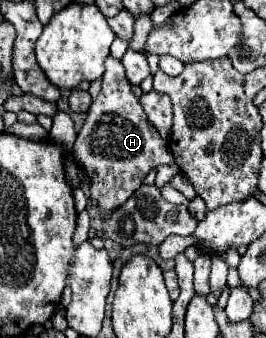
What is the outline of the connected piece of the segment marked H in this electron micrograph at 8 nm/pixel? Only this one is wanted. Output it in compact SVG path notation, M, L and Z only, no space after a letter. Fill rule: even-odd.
M111 56L105 60L101 92L93 100L83 128L77 134L73 154L87 174L91 198L97 200L99 212L103 216L111 214L111 210L125 204L127 198L143 184L145 176L151 170L173 162L167 140L163 140L159 132L153 126L149 126L141 102L131 92L131 84L125 78L121 60L115 60Z

